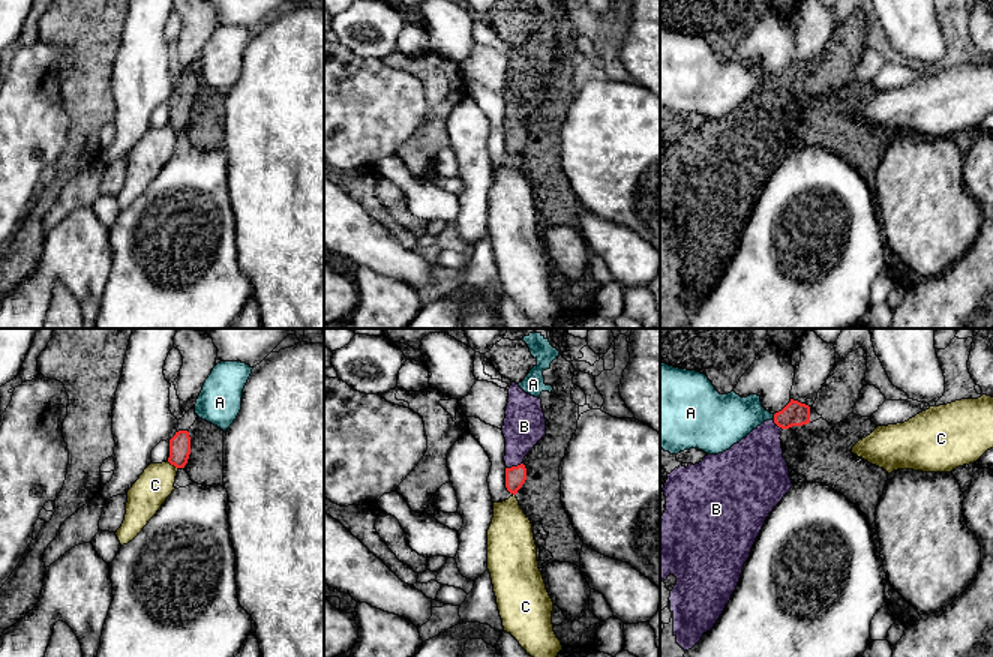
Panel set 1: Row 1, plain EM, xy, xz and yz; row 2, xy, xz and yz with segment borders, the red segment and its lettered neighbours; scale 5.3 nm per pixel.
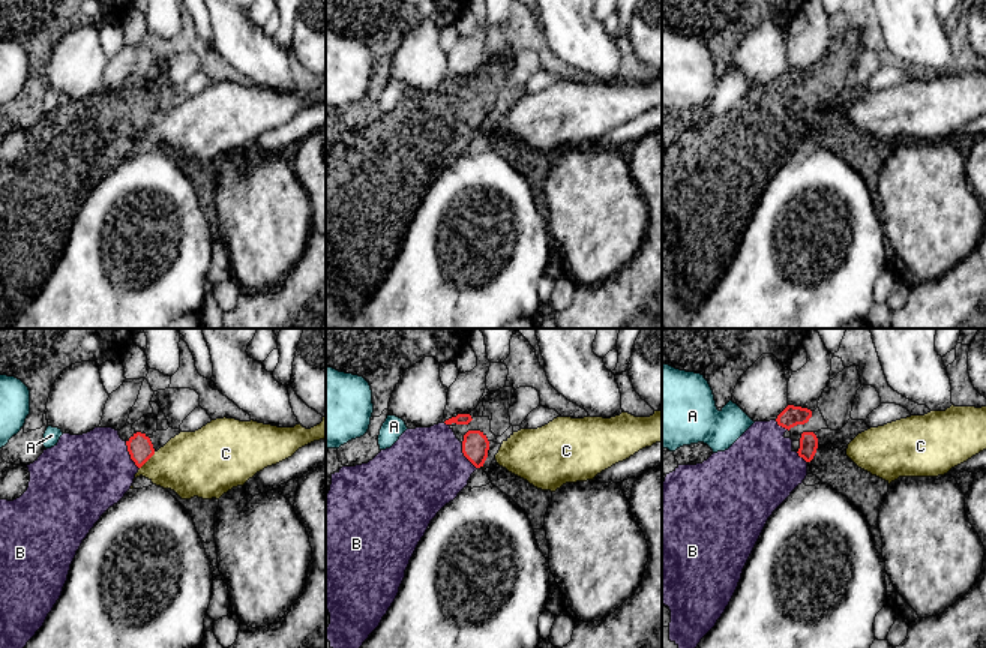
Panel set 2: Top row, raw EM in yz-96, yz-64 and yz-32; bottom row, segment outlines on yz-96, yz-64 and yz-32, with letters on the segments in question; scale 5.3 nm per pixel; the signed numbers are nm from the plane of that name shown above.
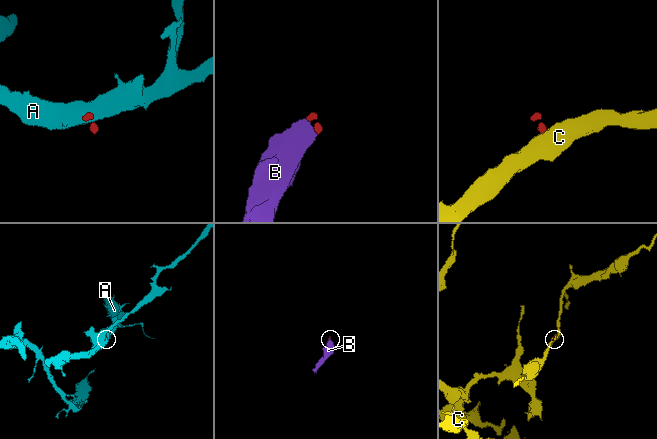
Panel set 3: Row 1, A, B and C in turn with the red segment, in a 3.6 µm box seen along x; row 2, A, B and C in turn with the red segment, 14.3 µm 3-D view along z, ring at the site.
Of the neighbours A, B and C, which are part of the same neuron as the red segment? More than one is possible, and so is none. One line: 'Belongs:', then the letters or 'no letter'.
Belongs: B

